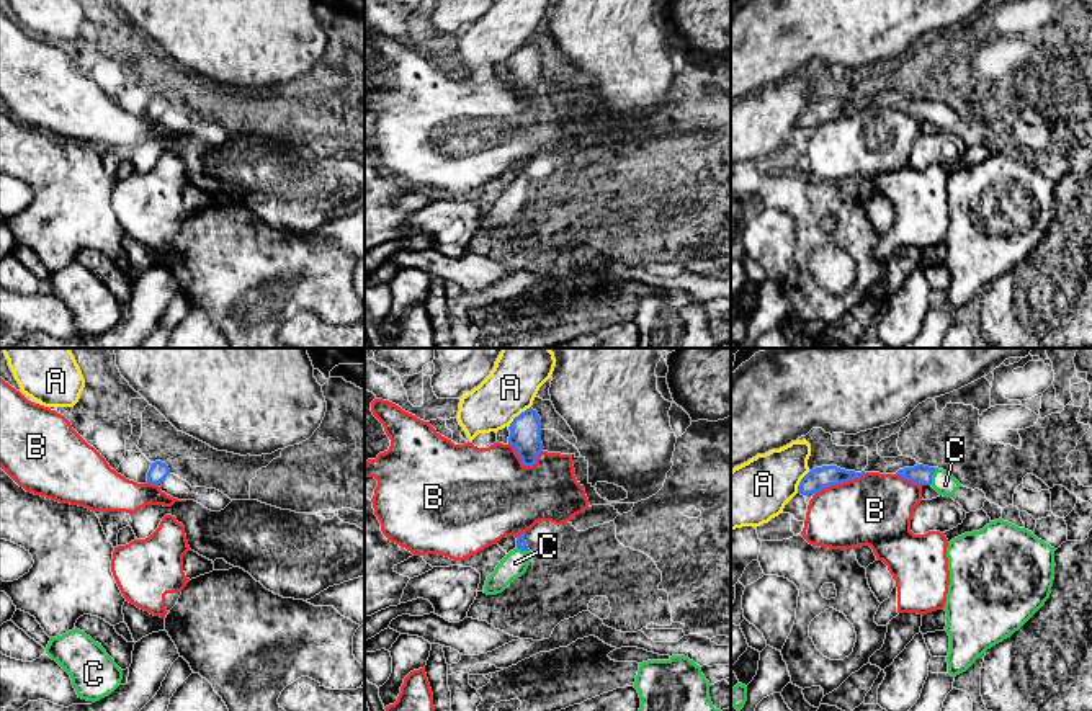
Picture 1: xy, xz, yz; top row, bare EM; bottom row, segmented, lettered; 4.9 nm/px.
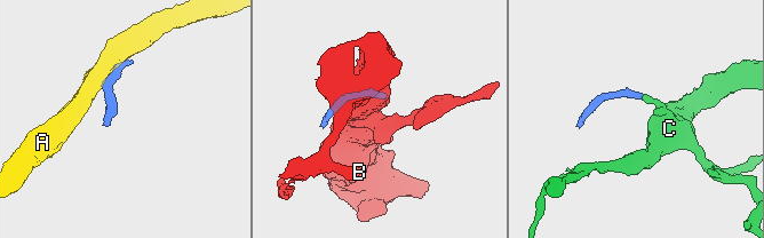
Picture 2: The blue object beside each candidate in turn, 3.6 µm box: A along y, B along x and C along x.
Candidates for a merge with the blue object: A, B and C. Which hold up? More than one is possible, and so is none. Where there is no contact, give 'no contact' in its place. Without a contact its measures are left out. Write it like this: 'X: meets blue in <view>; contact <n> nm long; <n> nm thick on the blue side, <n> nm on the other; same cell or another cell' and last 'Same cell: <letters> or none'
A: meets blue in xz; contact 160 nm long; 160 nm thick on the blue side, 260 nm on the other; another cell
B: meets blue in yz; contact 280 nm long; 110 nm thick on the blue side, 360 nm on the other; another cell
C: meets blue in yz; contact 90 nm long; 100 nm thick on the blue side, 110 nm on the other; same cell
Same cell: C

